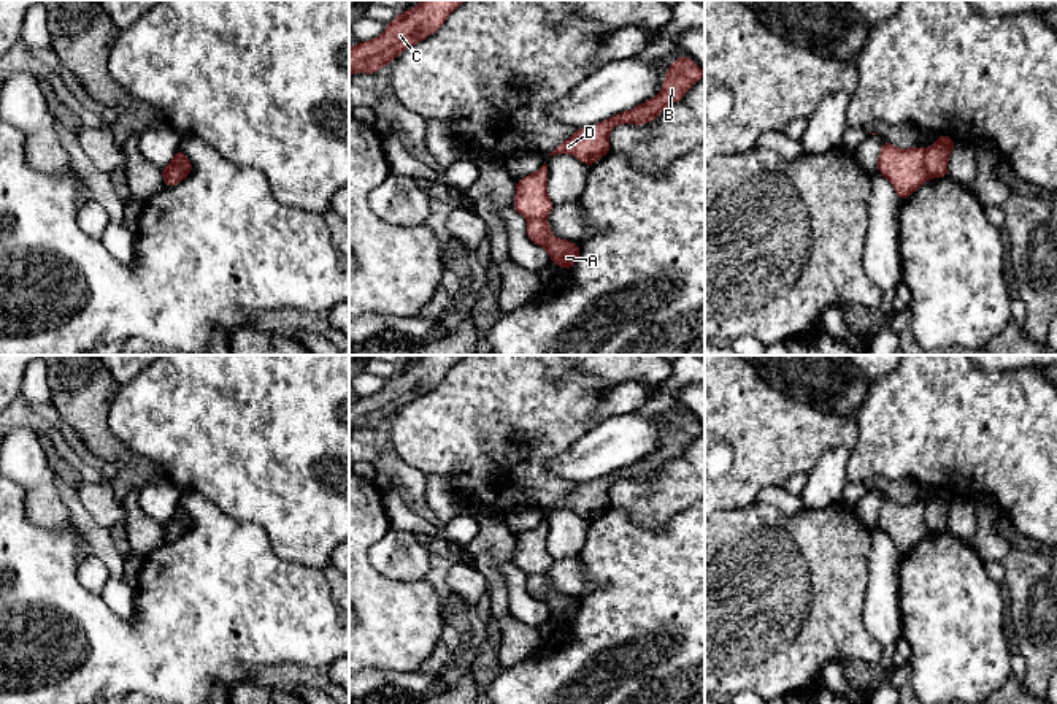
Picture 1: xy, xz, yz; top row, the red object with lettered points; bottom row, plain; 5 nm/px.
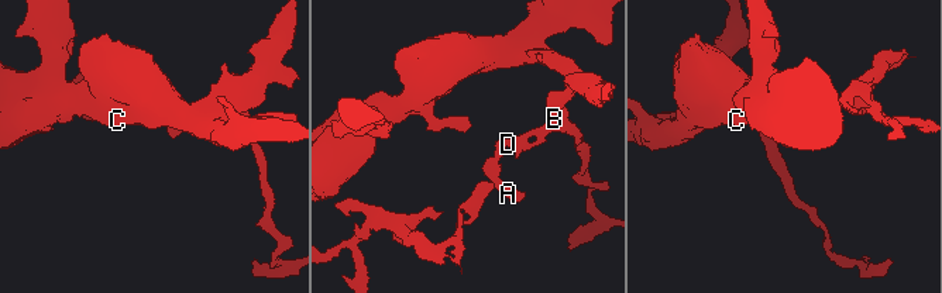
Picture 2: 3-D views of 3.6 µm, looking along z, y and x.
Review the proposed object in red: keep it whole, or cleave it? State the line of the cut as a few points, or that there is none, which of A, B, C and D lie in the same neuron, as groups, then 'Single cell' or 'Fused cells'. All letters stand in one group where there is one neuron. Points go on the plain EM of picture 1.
Split along xy (181, 508), (176, 519), (188, 528). Groups: A / B C D. Fused cells

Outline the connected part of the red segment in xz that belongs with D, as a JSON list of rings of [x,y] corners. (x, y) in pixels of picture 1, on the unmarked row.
[[[676,412],[665,430],[663,442],[657,452],[605,477],[576,485],[571,493],[565,495],[549,511],[565,507],[575,511],[587,522],[594,520],[611,506],[608,492],[613,482],[619,479],[641,480],[654,476],[660,466],[679,457],[687,444],[703,431],[705,427],[690,412]]]

